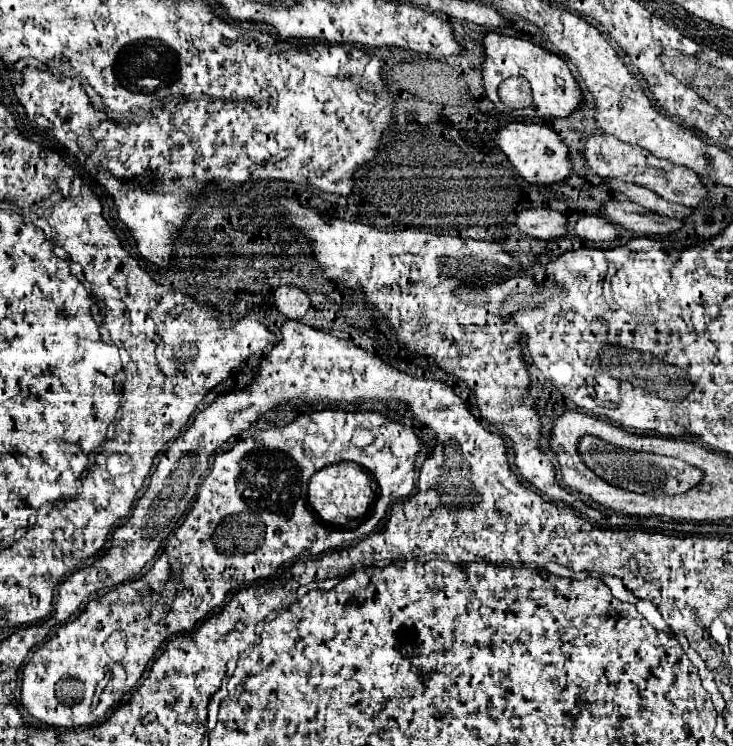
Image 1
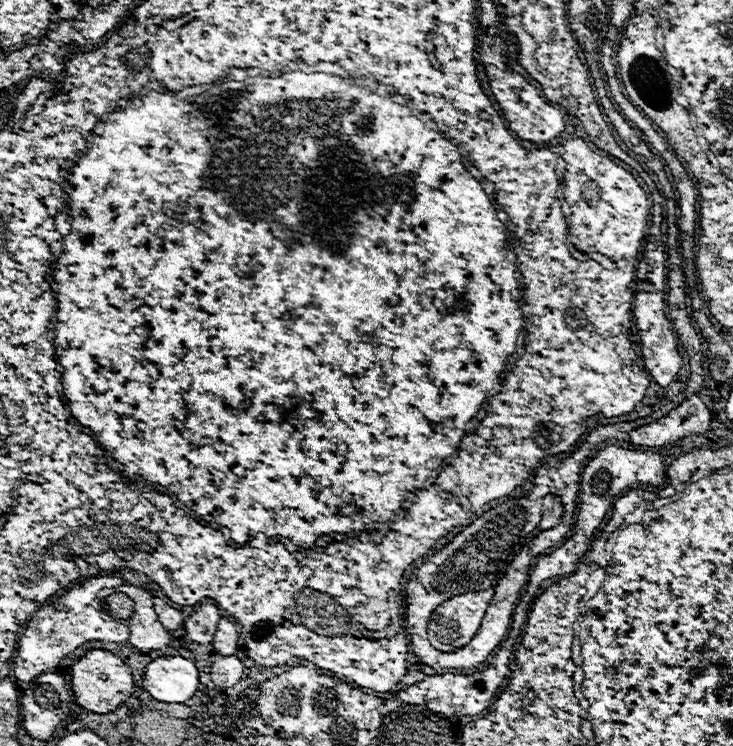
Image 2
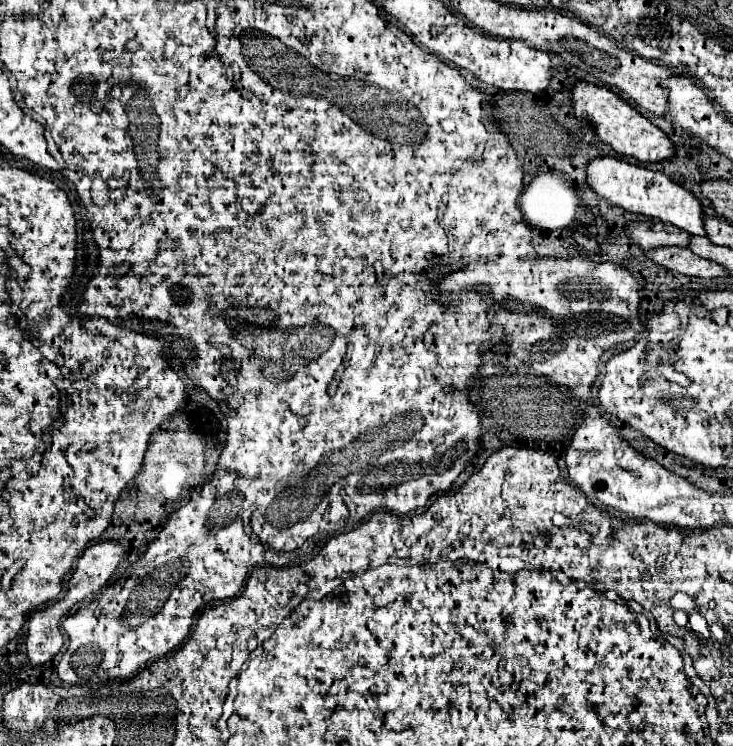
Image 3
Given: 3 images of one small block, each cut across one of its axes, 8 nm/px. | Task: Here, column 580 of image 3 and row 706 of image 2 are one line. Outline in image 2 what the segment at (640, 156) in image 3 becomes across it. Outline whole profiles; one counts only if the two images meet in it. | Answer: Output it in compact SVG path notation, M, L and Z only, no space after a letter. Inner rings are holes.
M90 650L72 666L72 690L74 690L76 702L82 708L96 714L110 714L124 700L132 696L134 680L132 680L130 668L116 654L106 652L106 650Z

